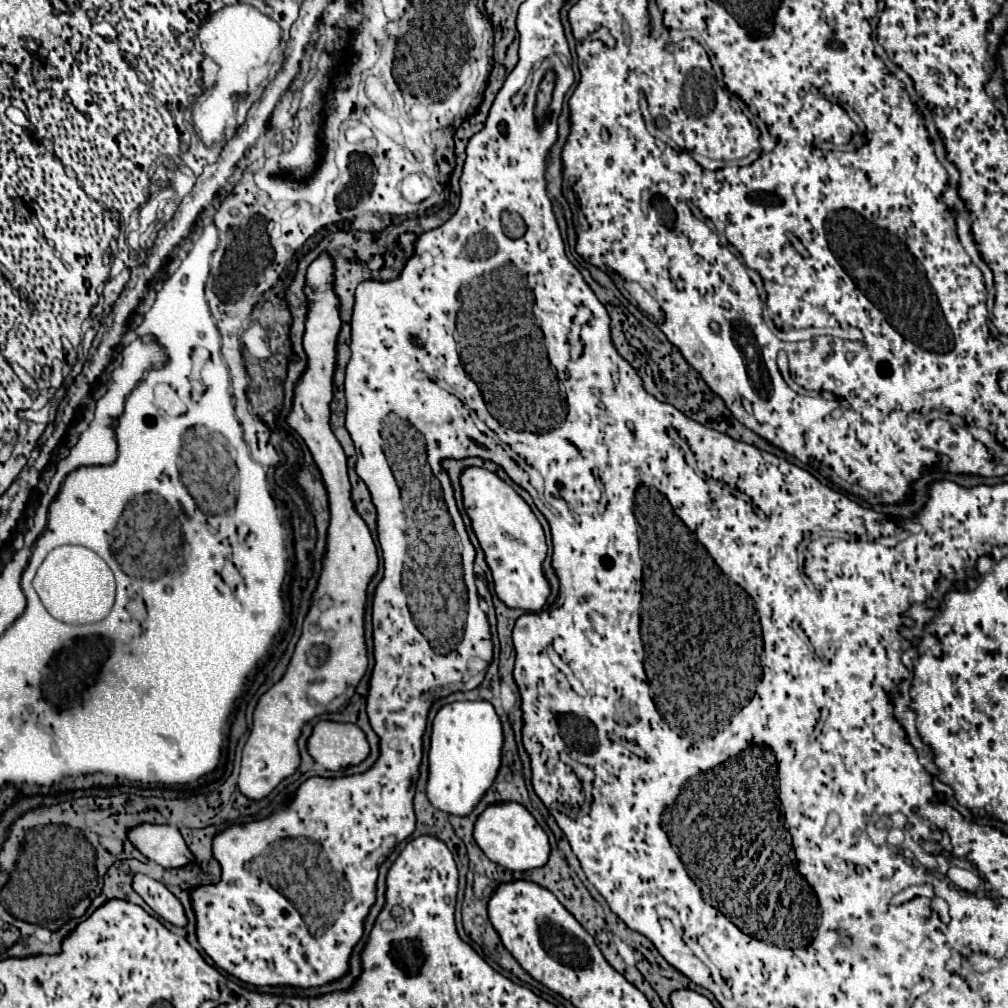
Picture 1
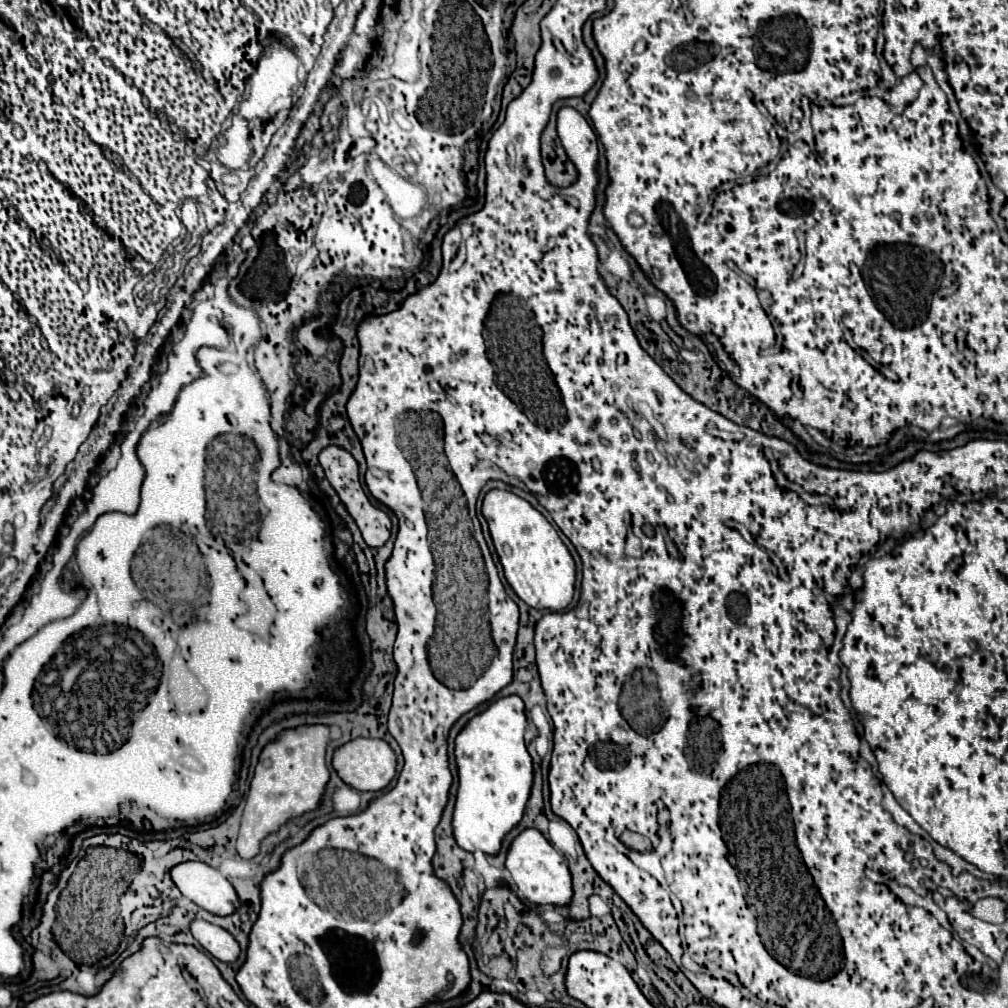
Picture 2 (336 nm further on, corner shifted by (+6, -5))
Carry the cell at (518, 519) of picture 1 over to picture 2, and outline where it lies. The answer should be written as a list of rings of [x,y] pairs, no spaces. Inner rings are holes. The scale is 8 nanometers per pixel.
[[[490,490],[482,504],[494,548],[512,590],[536,610],[564,610],[574,596],[576,564],[554,526],[530,502],[508,490]]]

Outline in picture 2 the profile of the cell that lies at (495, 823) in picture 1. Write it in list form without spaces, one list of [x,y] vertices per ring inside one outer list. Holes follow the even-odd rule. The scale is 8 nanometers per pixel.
[[[528,828],[522,834],[518,834],[518,838],[512,842],[508,850],[506,868],[512,874],[518,894],[530,900],[532,904],[554,904],[554,906],[570,904],[574,890],[566,858],[558,850],[554,850],[552,844],[536,828]]]

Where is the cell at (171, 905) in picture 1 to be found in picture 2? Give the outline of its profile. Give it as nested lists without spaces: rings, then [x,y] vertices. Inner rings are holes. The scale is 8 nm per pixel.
[[[194,920],[192,922],[192,934],[194,938],[202,944],[204,950],[208,950],[214,958],[222,962],[236,962],[240,956],[240,946],[236,938],[222,930],[220,926],[214,926],[204,920]]]

